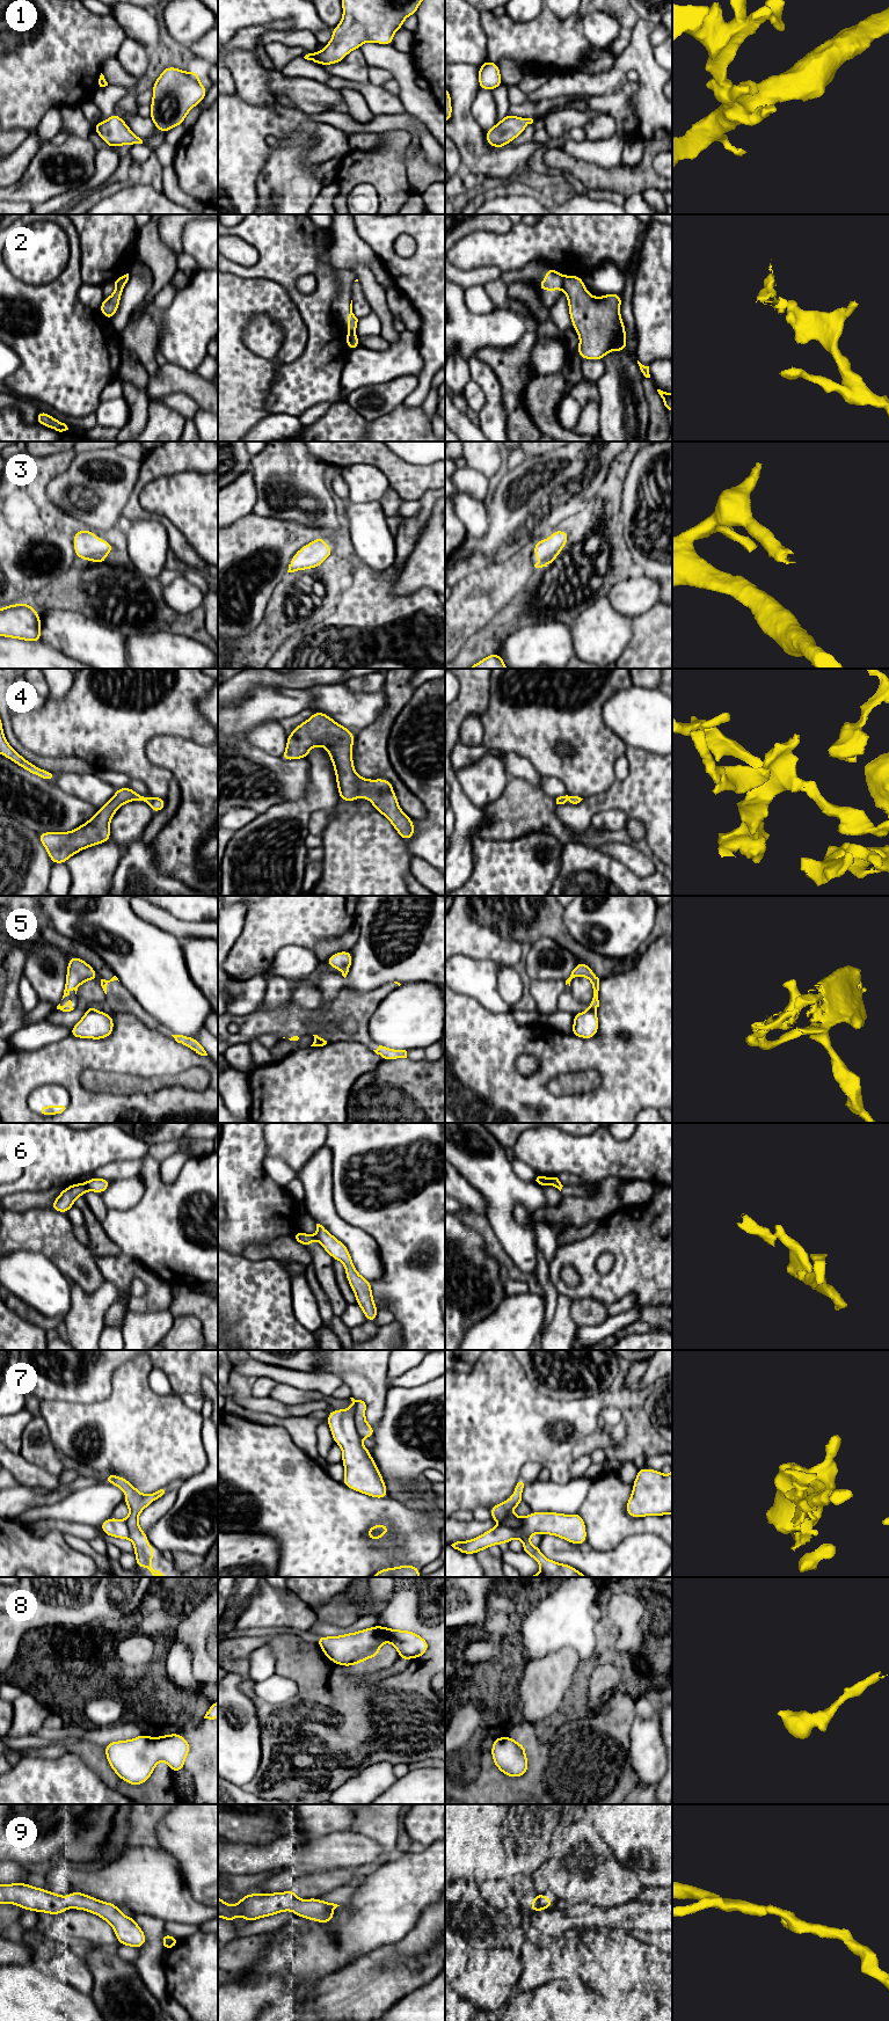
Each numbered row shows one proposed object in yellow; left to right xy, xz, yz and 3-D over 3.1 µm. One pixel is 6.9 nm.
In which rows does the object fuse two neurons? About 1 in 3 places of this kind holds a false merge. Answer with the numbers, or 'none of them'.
2, 5, 6, 7

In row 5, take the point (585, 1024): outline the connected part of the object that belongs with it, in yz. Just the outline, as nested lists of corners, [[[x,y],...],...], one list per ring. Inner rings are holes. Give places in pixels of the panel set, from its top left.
[[[592,1010],[574,1014],[571,1035],[590,1039],[596,1036],[599,1028],[597,1013]]]

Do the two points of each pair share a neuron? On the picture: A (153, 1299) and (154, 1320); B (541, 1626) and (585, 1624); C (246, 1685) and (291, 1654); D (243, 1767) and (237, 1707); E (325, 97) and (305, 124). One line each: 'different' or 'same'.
A: different
B: same
C: same
D: same
E: different

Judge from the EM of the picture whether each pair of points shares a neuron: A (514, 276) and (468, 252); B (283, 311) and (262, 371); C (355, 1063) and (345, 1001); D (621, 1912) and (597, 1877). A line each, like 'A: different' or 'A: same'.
A: different
B: same
C: different
D: different

